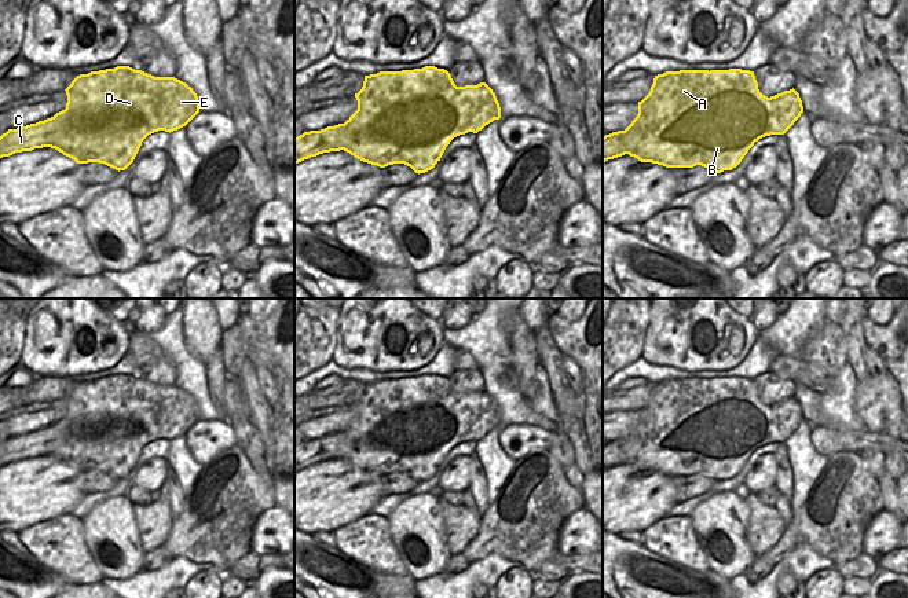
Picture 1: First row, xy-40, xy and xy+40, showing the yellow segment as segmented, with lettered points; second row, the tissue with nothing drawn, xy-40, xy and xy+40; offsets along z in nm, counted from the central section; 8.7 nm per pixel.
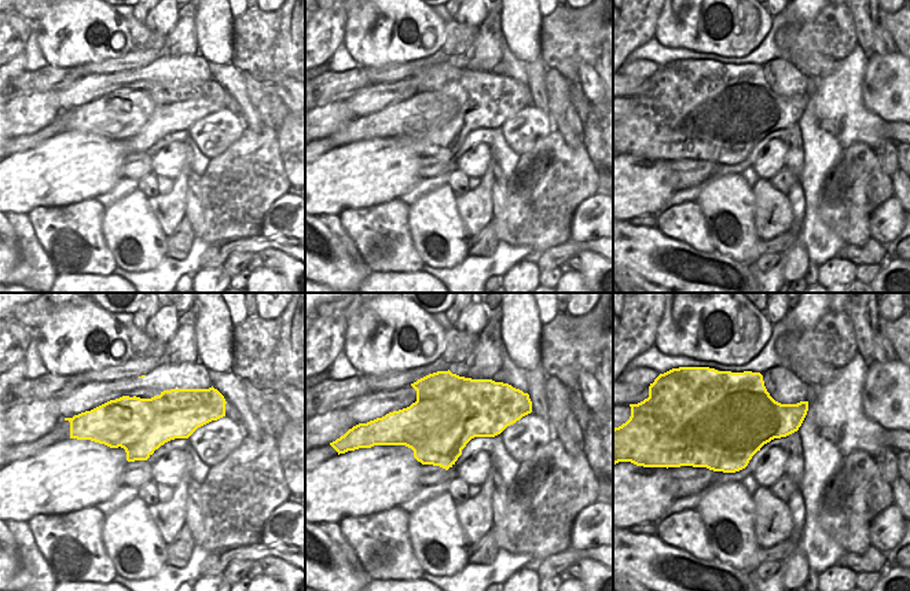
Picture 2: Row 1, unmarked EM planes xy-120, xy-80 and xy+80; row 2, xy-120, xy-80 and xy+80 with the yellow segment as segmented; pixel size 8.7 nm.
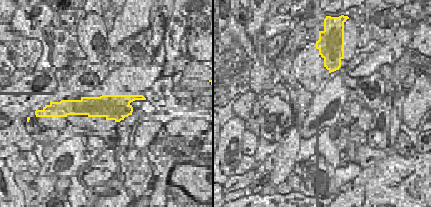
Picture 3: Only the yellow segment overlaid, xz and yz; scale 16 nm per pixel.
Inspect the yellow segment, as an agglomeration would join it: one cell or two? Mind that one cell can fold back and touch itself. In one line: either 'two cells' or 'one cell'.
two cells

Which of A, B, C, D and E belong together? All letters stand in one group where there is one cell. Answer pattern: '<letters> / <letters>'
A B D E / C

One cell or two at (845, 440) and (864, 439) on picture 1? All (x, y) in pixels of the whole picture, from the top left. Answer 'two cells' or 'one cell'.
one cell

